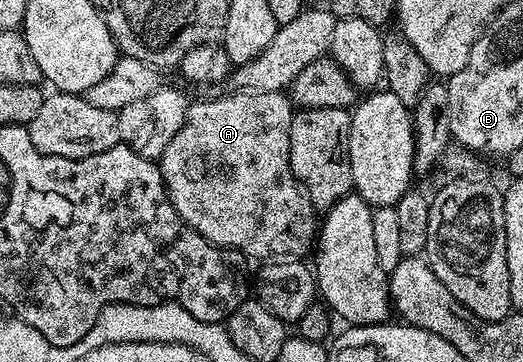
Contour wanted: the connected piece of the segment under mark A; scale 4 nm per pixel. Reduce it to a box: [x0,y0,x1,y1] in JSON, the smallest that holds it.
[159,90,319,260]

